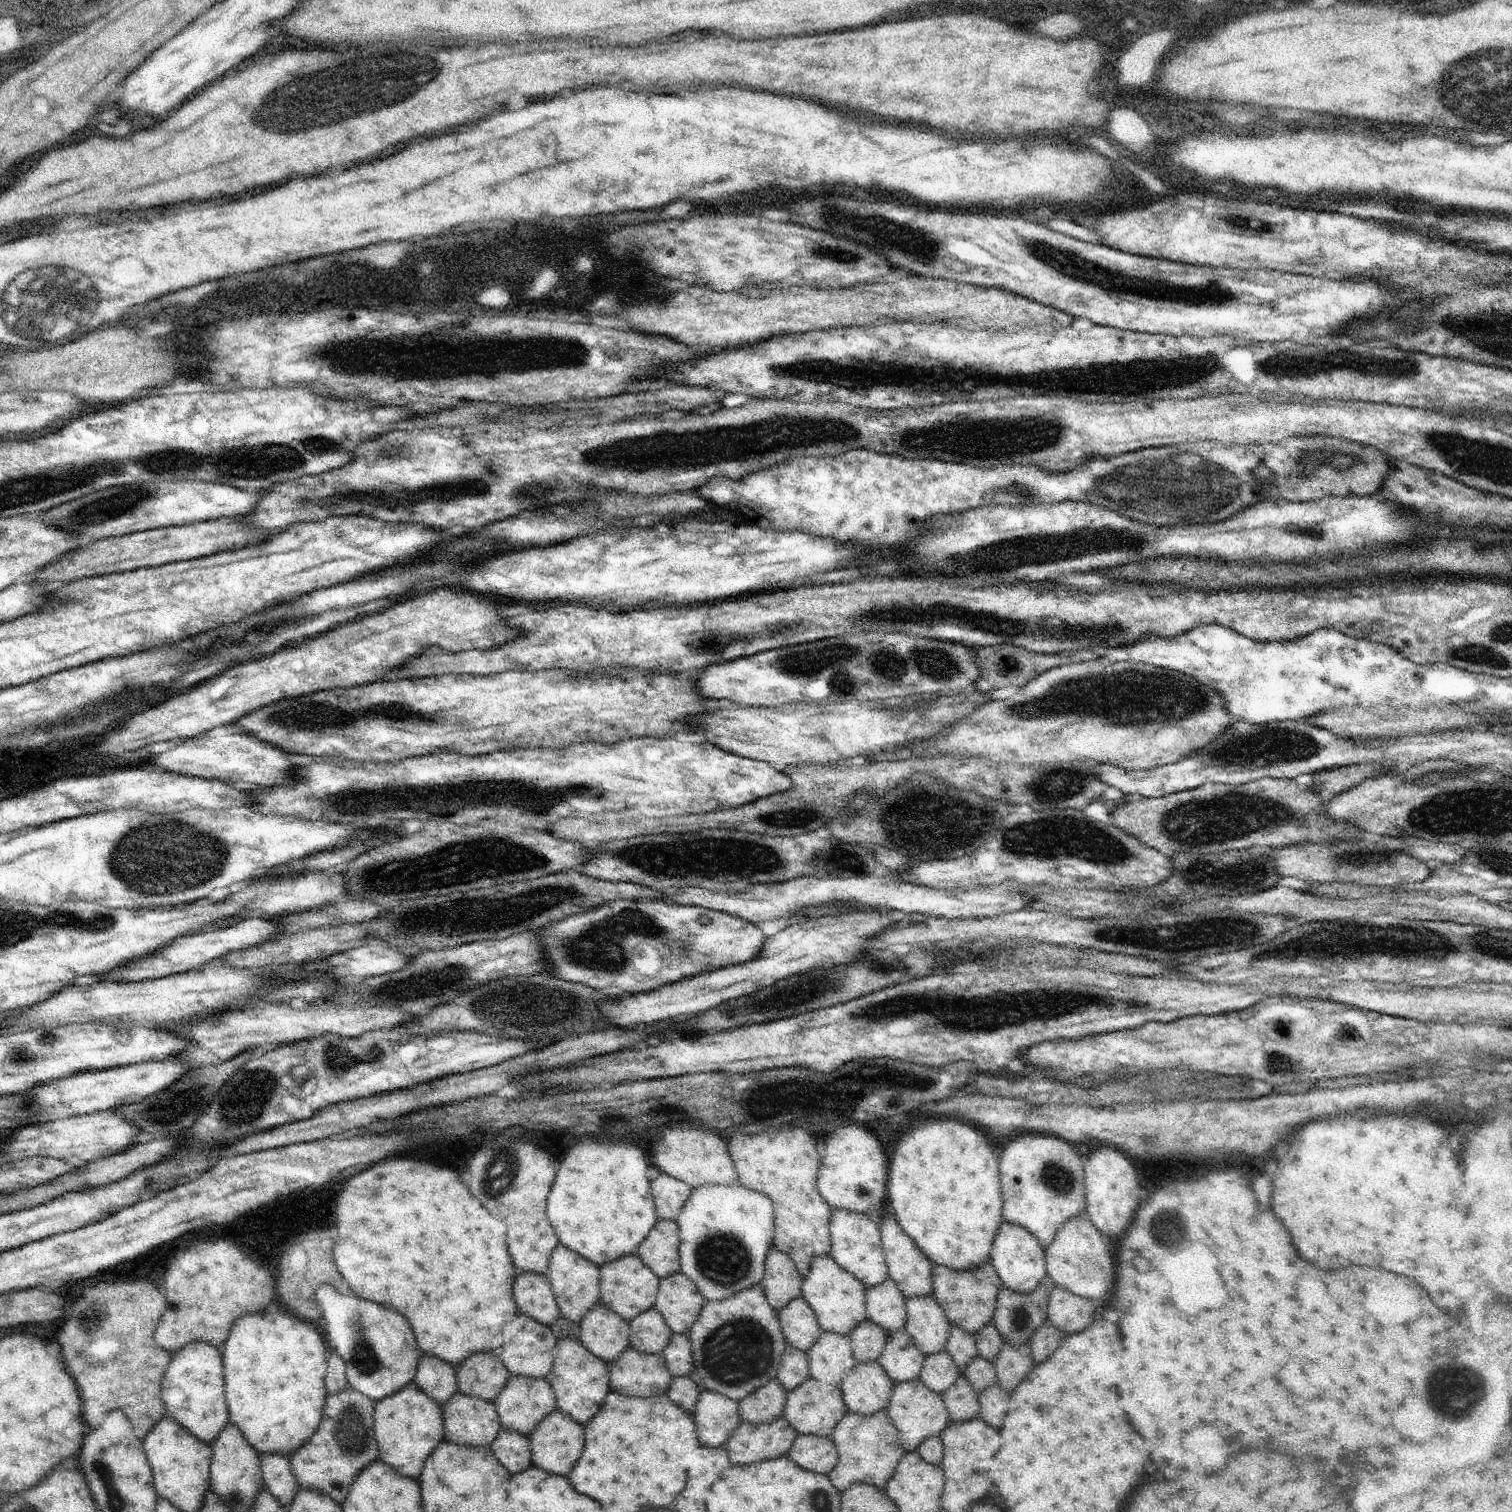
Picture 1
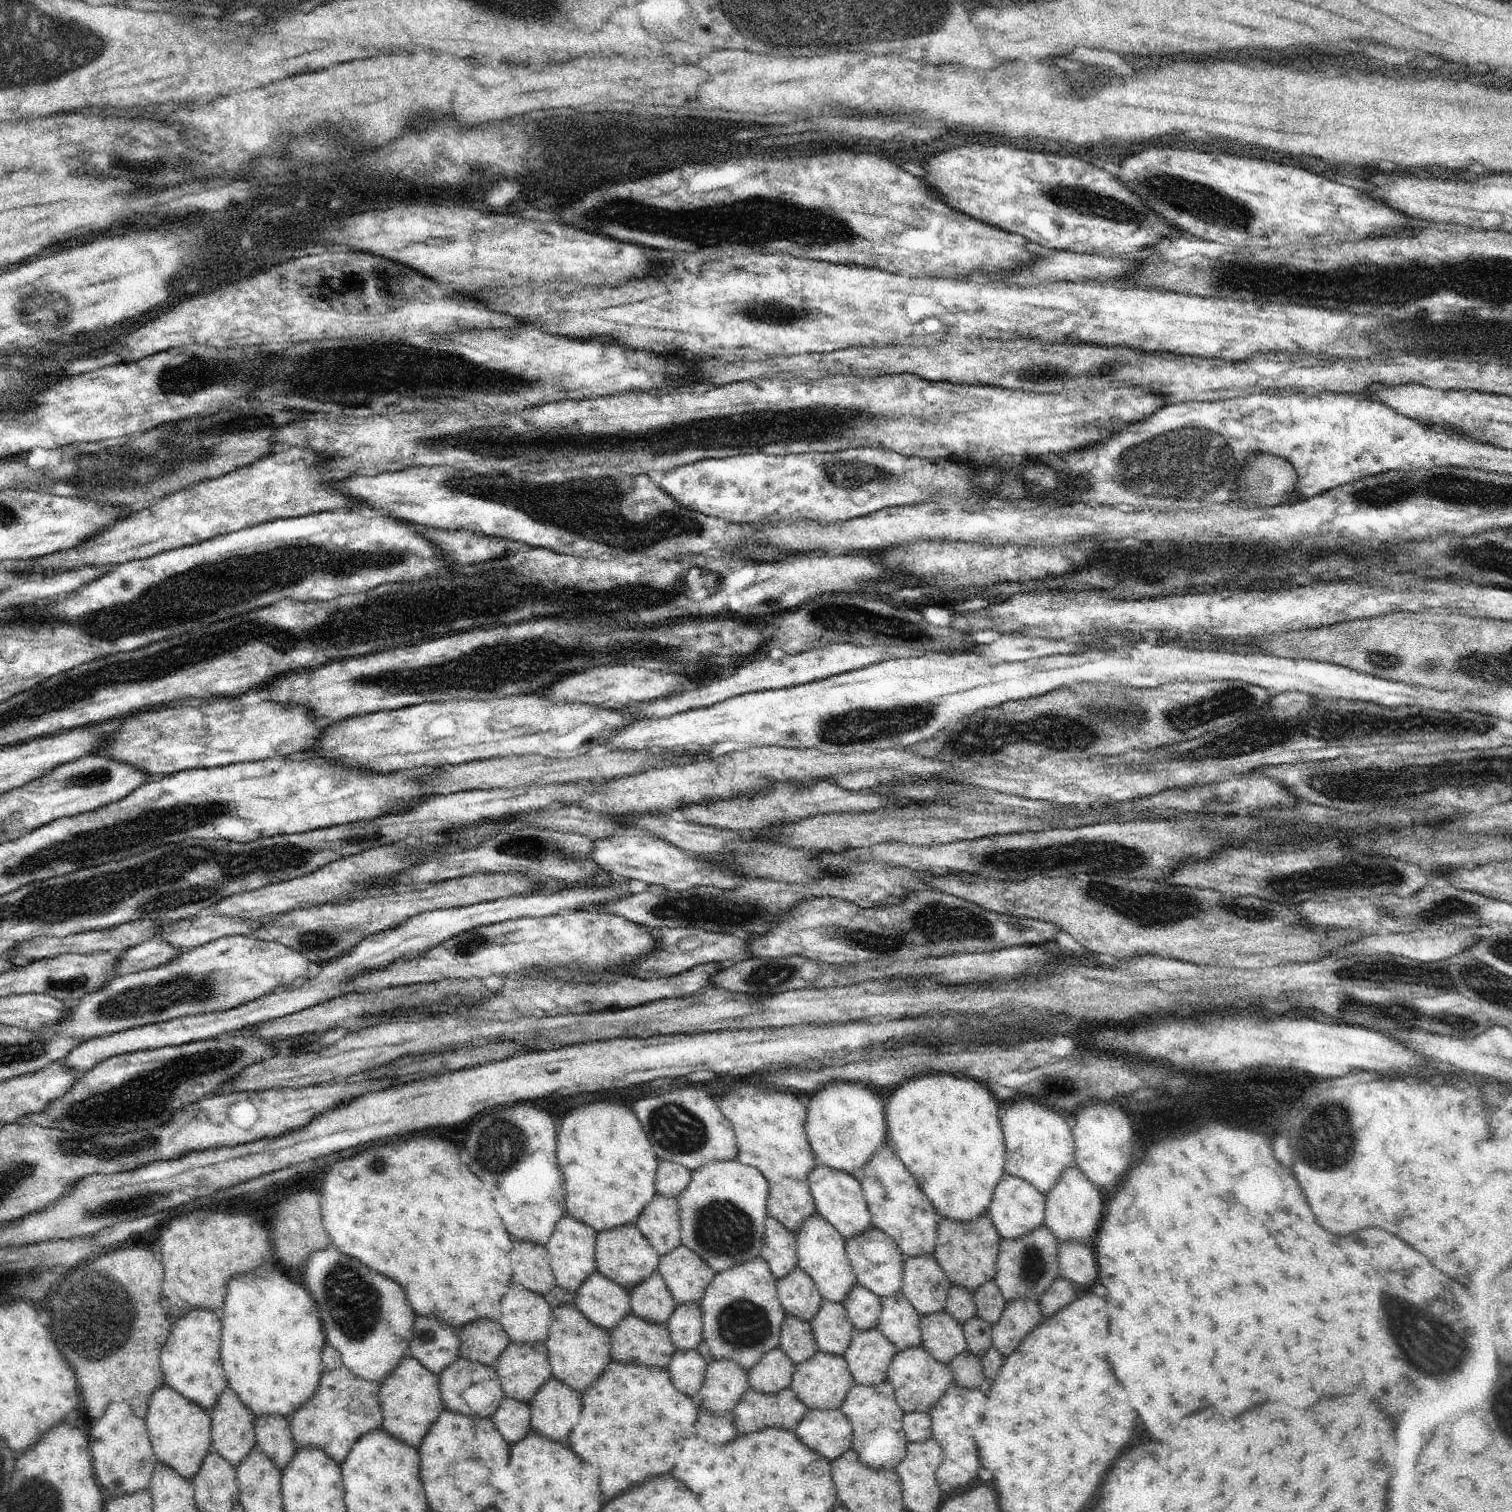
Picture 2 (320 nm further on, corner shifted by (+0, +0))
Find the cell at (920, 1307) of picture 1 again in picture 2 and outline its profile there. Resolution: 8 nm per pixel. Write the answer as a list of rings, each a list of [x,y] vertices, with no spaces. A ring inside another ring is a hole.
[[[933,1254],[910,1257],[903,1266],[903,1287],[904,1296],[914,1305],[921,1318],[929,1314],[944,1311],[949,1295],[949,1288],[953,1282],[948,1278],[946,1271],[940,1266]]]

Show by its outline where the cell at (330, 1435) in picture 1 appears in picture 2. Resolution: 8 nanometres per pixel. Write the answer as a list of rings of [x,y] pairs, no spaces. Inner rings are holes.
[[[344,1365],[331,1371],[324,1370],[312,1398],[290,1416],[292,1420],[289,1423],[296,1447],[320,1447],[341,1465],[360,1436],[382,1426],[380,1387],[381,1382],[359,1377]]]

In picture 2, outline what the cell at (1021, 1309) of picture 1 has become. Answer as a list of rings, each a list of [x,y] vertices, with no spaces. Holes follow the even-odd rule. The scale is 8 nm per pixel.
[[[1045,1224],[1024,1236],[1001,1239],[995,1279],[1006,1304],[1022,1297],[1036,1299],[1039,1302],[1047,1286],[1059,1276],[1058,1245],[1056,1235]]]

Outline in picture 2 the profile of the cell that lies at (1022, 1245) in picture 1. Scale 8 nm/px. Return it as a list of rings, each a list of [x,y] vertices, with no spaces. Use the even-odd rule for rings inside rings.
[[[1006,1175],[995,1188],[993,1199],[988,1208],[990,1218],[1002,1239],[1013,1239],[1032,1232],[1045,1224],[1045,1204],[1047,1197],[1031,1182],[1016,1175]]]

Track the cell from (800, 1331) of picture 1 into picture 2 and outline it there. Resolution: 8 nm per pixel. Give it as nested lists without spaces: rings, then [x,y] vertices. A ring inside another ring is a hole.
[[[798,1266],[777,1280],[777,1293],[786,1314],[805,1321],[814,1318],[823,1301],[812,1277]]]

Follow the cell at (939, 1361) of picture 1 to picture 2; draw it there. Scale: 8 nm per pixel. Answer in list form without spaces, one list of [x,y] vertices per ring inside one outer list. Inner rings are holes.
[[[946,1310],[922,1318],[920,1328],[922,1346],[943,1363],[949,1363],[967,1348],[963,1325]]]

